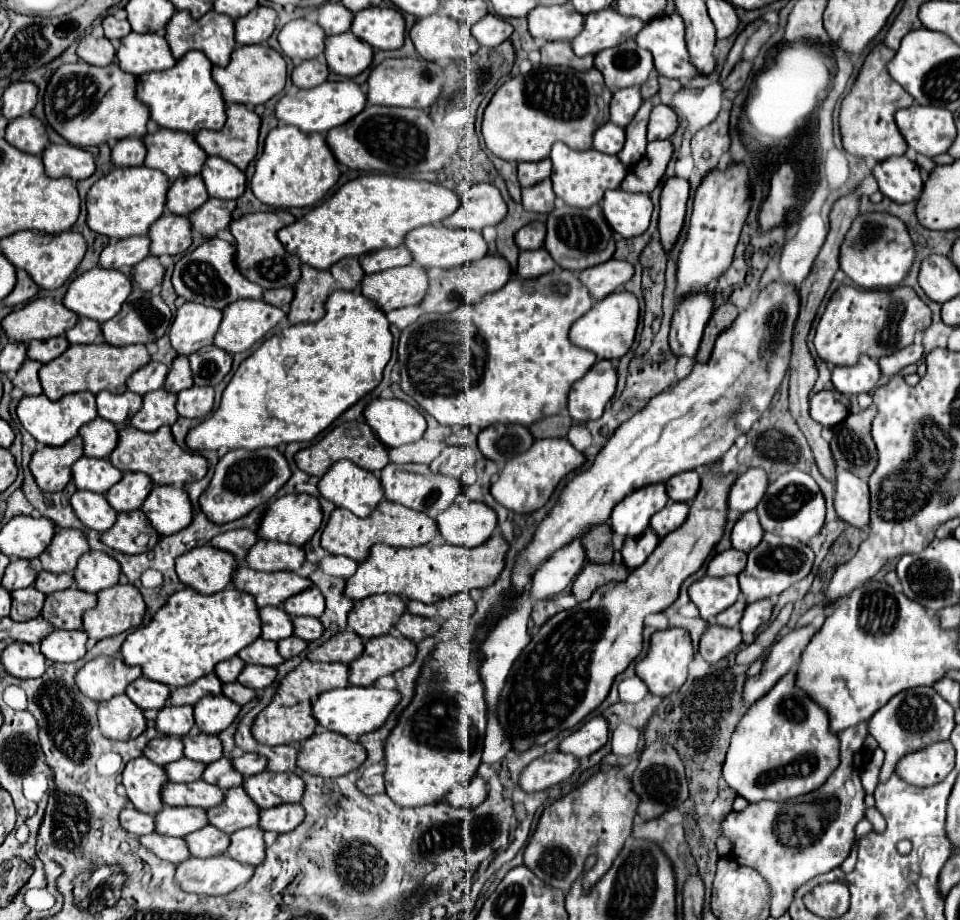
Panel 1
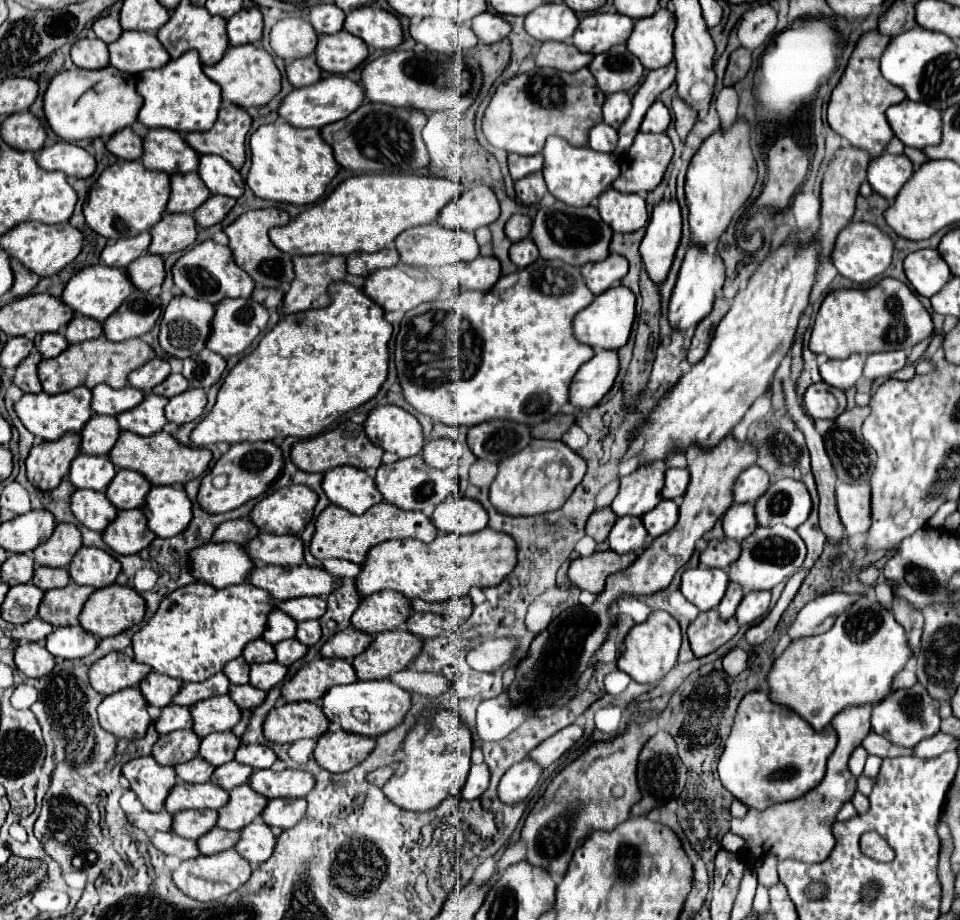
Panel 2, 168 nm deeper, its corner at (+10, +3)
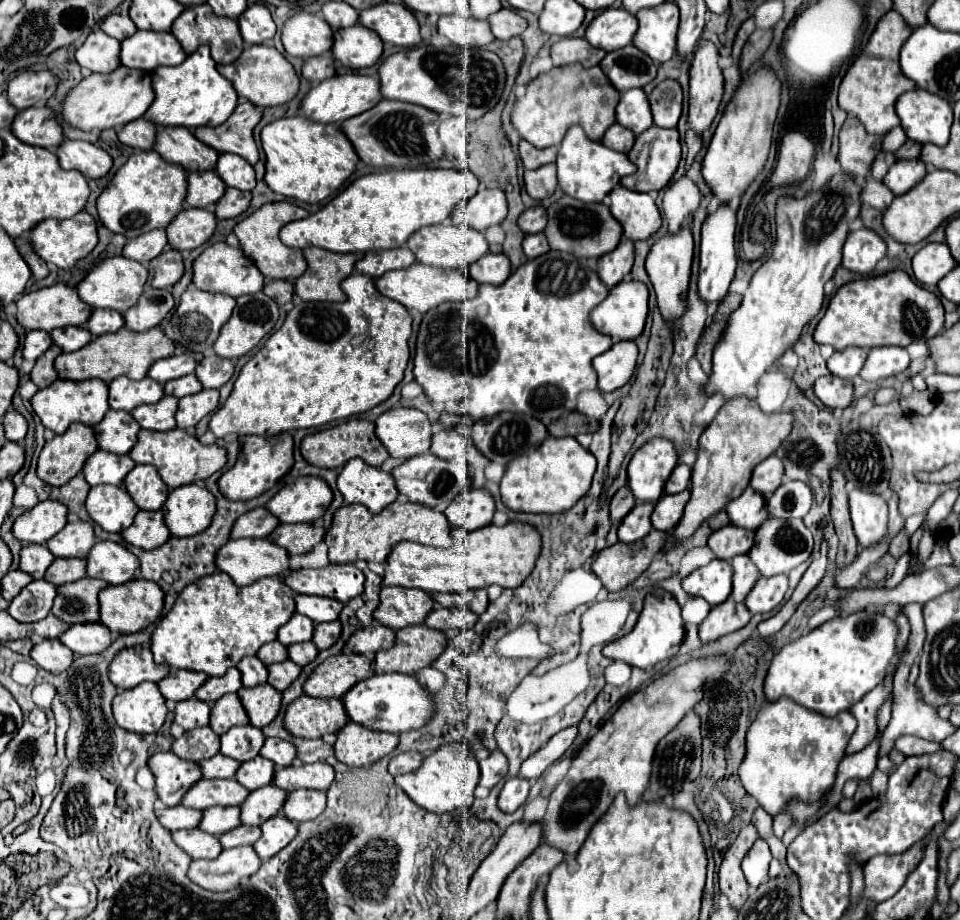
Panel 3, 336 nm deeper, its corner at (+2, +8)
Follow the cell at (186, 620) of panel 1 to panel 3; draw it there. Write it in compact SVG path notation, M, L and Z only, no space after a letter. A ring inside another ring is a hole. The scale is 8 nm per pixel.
M216 571L188 585L176 599L170 613L158 623L152 635L154 661L168 663L172 669L202 671L208 677L214 677L214 675L220 677L226 673L226 669L236 667L242 657L256 655L264 643L274 641L278 629L294 615L294 611L296 611L294 591L280 577L264 577L252 585L238 587L226 573Z

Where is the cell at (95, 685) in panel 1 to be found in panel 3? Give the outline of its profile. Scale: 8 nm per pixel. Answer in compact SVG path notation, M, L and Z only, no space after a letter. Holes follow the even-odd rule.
M128 647L120 651L108 667L110 681L116 687L132 689L144 681L158 683L170 673L168 665L156 665L152 659L152 651L148 647Z

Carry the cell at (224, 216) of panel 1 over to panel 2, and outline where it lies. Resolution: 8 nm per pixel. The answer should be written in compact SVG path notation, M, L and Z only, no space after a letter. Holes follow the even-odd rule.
M210 196L196 212L194 212L194 220L200 228L210 228L218 222L222 222L222 218L230 212L230 208L234 206L234 198L228 196Z

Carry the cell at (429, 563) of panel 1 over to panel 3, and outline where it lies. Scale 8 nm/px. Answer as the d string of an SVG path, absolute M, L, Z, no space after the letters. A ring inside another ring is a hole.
M508 521L502 527L488 525L476 531L452 529L452 539L454 545L448 549L434 549L412 541L398 543L386 561L388 569L384 575L384 585L416 587L428 593L458 593L490 585L520 587L532 573L542 547L542 539L536 527L520 521Z

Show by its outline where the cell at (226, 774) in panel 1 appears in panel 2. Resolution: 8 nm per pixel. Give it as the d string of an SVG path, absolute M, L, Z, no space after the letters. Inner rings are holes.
M228 762L222 766L216 766L212 772L212 782L218 784L224 790L232 790L240 784L248 784L248 778L252 774L250 766L244 766L240 762Z

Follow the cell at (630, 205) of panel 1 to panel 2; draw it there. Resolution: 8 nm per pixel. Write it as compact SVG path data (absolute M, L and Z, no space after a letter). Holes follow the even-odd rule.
M614 188L600 194L598 212L614 232L636 232L648 222L644 198L640 194L622 194Z

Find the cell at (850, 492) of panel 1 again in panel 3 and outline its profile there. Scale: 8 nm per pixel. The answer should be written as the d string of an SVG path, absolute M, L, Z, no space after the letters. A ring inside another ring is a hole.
M854 489L850 515L860 547L876 547L888 537L888 505L880 495Z

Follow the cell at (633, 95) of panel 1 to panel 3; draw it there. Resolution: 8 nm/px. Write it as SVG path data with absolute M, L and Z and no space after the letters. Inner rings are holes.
M630 89L620 95L620 103L616 107L616 121L634 131L636 135L652 127L652 111L648 105L648 97L642 89Z

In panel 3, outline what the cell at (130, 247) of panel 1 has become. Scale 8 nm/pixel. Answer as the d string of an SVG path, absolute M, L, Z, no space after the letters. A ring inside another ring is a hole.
M156 229L156 231L150 231L148 235L140 235L140 237L132 239L132 241L128 241L126 247L124 247L124 257L140 261L140 263L146 265L154 257L158 257L166 247L168 247L166 231Z

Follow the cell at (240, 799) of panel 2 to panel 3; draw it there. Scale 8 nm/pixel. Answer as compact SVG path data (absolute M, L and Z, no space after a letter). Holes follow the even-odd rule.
M272 783L252 791L248 795L246 803L240 805L242 823L244 825L262 825L266 819L274 817L284 807L286 797L288 797L288 793Z

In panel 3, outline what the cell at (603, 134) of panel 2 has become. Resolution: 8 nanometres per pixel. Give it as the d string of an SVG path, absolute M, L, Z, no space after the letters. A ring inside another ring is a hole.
M614 123L602 137L602 143L614 151L620 151L620 153L628 153L632 149L632 143L634 143L634 133L626 127L622 127L620 123Z

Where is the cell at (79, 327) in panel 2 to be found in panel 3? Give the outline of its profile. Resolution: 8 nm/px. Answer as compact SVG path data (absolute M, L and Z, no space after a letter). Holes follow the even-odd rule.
M94 309L90 321L86 323L88 331L92 335L104 335L104 333L112 333L124 327L124 317L122 313L116 311L108 311L108 309Z

